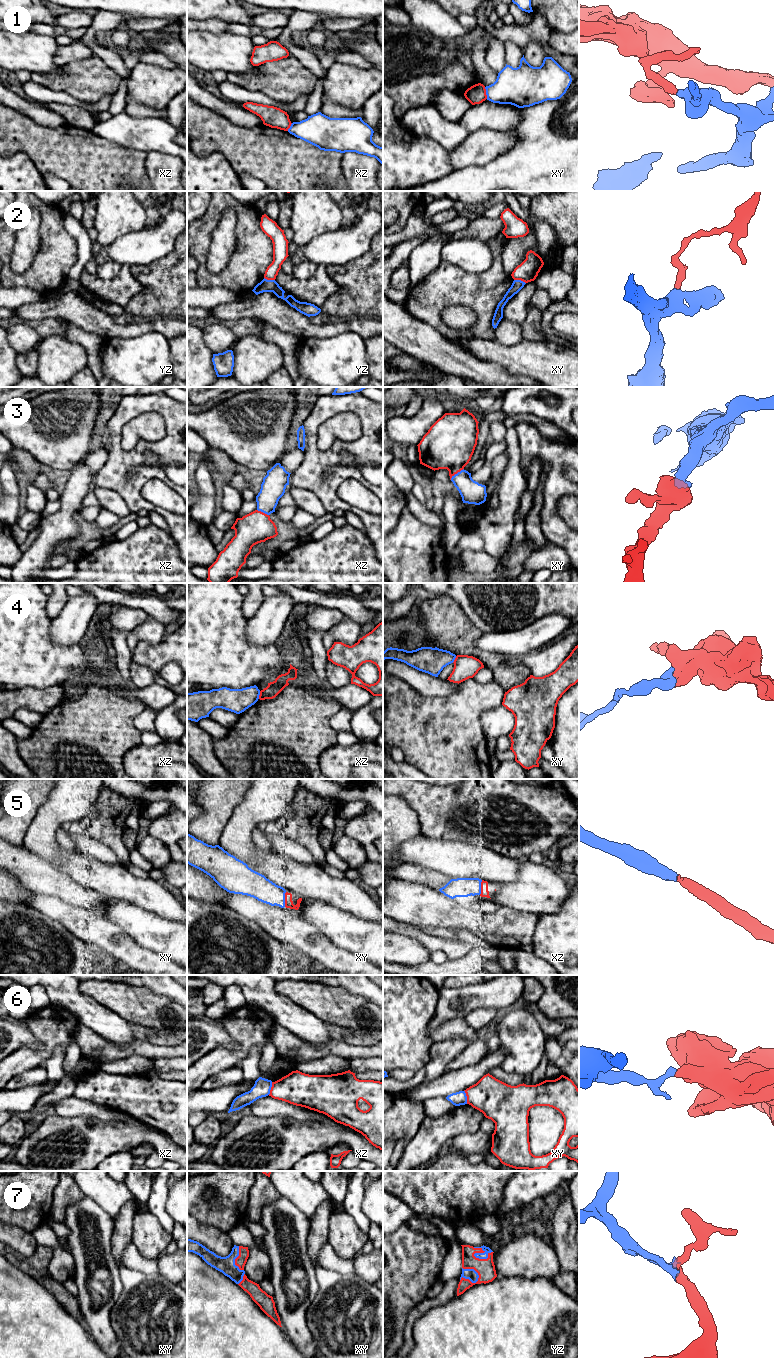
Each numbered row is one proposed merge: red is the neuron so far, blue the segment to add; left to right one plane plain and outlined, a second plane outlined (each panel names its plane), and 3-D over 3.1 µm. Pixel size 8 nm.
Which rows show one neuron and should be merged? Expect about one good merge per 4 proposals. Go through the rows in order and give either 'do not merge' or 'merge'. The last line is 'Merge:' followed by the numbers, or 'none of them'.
1: do not merge
2: do not merge
3: merge
4: do not merge
5: merge
6: do not merge
7: merge
Merge: 3, 5, 7

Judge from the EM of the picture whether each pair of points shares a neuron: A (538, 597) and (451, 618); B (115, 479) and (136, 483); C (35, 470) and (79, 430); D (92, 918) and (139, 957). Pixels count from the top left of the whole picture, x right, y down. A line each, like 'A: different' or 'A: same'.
A: different
B: same
C: different
D: same

